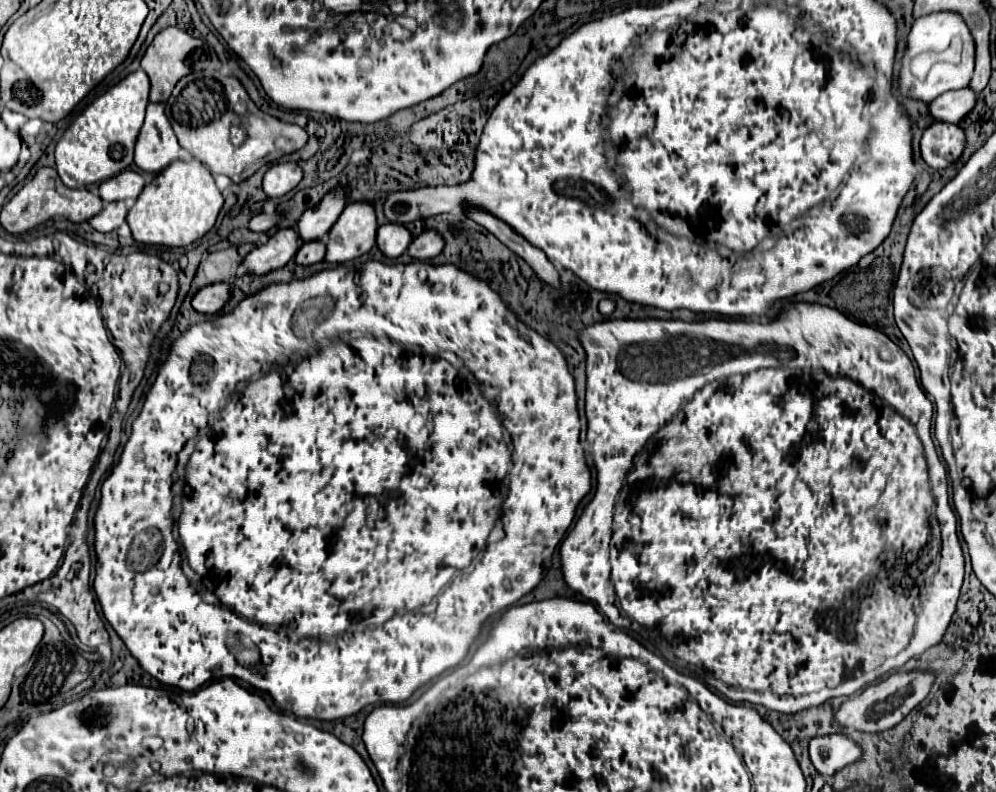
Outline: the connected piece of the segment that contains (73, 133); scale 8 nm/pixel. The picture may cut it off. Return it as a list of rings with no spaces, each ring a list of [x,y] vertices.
[[[143,70],[131,72],[101,98],[97,98],[83,114],[65,130],[55,148],[57,172],[65,186],[79,188],[103,182],[133,164],[133,148],[143,126],[145,108],[149,104],[149,78]]]

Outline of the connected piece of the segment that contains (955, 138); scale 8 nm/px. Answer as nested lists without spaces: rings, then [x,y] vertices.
[[[935,122],[921,138],[923,160],[931,168],[947,168],[959,160],[965,150],[965,132],[957,124]]]

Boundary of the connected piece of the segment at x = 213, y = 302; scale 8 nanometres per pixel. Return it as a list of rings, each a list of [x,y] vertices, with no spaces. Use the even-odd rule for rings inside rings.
[[[221,282],[221,284],[209,284],[209,286],[203,286],[199,288],[195,294],[193,294],[193,300],[191,300],[191,306],[197,310],[197,312],[203,312],[203,314],[217,314],[225,302],[229,300],[231,296],[231,282]]]

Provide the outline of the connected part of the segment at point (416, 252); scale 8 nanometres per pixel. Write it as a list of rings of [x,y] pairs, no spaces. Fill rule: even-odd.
[[[435,230],[419,232],[409,244],[409,256],[415,260],[431,260],[443,250],[443,238]]]

